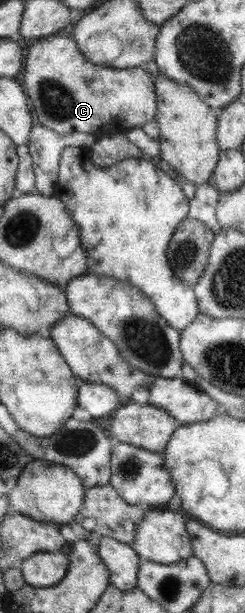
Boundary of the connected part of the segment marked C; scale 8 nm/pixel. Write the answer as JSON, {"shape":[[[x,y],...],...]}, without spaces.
{"shape":[[[66,34],[41,38],[30,46],[26,54],[22,86],[30,101],[35,121],[46,125],[46,128],[54,130],[60,136],[72,132],[85,132],[97,137],[116,132],[125,133],[131,128],[143,127],[154,121],[157,113],[154,80],[144,66],[113,70],[108,66],[92,64],[82,56],[74,38]]]}

